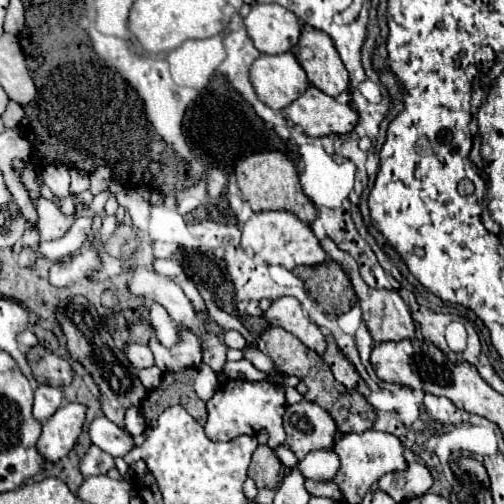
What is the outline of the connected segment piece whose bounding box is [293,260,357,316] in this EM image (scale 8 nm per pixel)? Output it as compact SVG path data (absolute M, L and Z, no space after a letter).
M333 260L315 268L297 266L293 268L293 274L303 280L307 292L311 292L317 304L321 304L321 308L331 316L349 312L357 300L349 276Z

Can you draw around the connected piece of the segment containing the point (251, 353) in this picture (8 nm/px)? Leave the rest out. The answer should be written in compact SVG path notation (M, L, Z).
M243 348L243 358L247 358L257 370L265 370L265 372L273 370L271 358L265 356L259 348Z

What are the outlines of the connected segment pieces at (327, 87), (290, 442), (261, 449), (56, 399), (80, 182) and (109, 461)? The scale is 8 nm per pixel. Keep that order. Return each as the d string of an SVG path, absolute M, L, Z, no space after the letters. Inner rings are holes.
M307 28L301 32L299 44L291 52L297 56L297 50L301 46L309 46L315 52L315 56L311 60L299 60L311 86L325 92L327 96L339 96L341 92L347 92L349 74L335 50L331 38L321 30Z
M303 400L299 404L287 406L283 424L287 432L285 444L299 460L303 460L307 452L331 448L335 442L335 422L329 412L315 402Z
M257 446L249 466L249 478L255 480L257 488L277 488L281 464L269 446Z
M37 386L35 390L35 402L33 402L33 416L37 422L47 420L55 414L55 410L63 404L63 392L61 388L53 386Z
M71 170L71 192L73 194L79 194L79 192L85 192L87 190L87 172L81 172L81 170Z
M91 444L85 456L81 458L79 468L83 476L97 476L97 474L107 474L111 468L115 468L115 464L113 464L113 456L107 456L107 452Z

